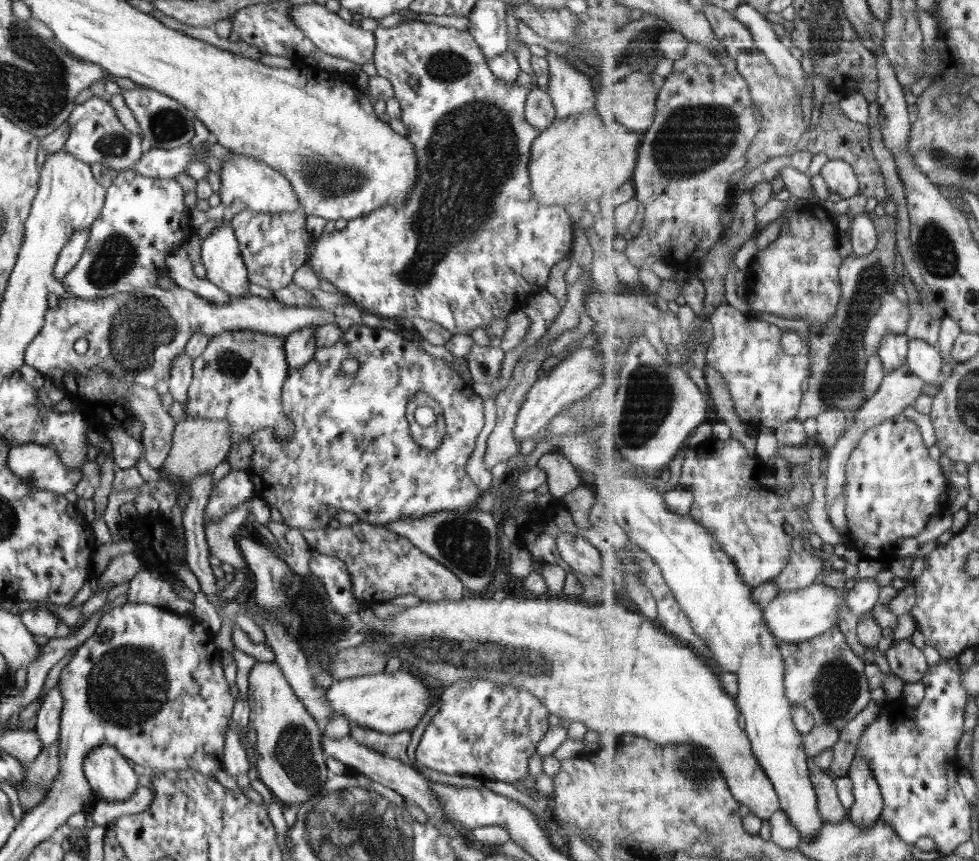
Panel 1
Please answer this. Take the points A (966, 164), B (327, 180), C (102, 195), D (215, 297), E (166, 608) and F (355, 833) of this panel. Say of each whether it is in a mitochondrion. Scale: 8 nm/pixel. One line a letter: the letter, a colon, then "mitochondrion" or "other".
A: mitochondrion
B: mitochondrion
C: other
D: other
E: other
F: mitochondrion

